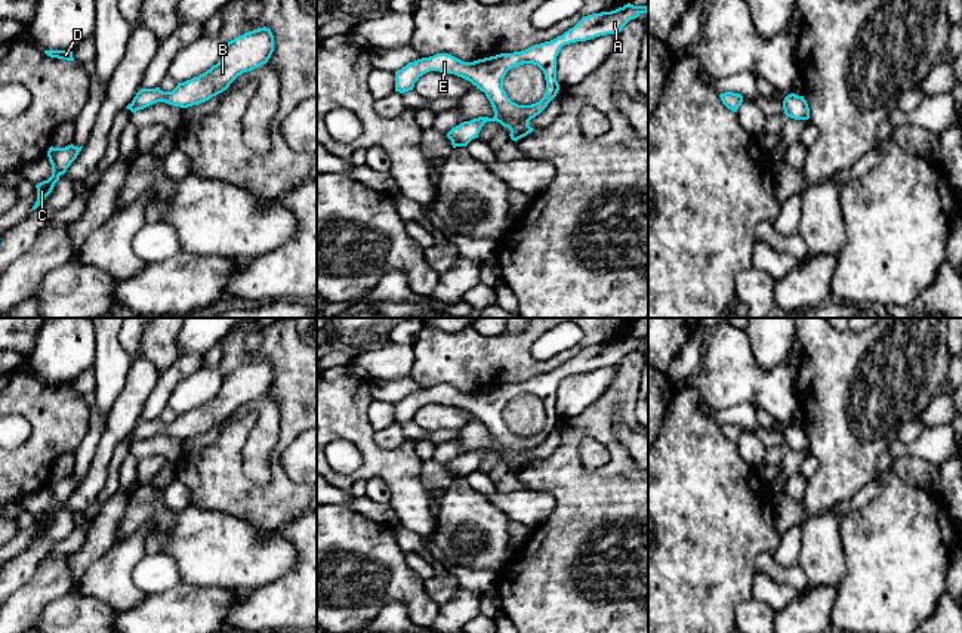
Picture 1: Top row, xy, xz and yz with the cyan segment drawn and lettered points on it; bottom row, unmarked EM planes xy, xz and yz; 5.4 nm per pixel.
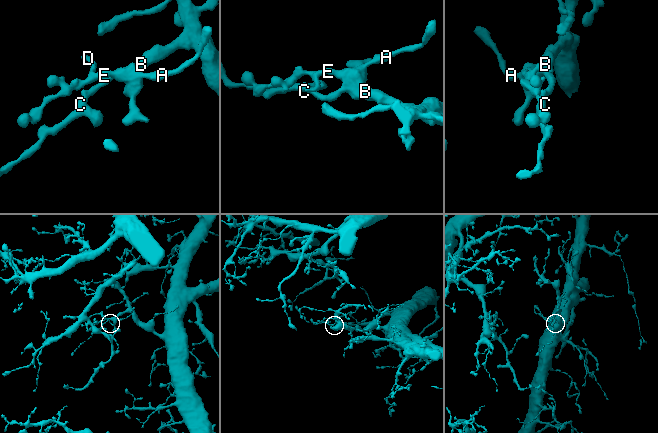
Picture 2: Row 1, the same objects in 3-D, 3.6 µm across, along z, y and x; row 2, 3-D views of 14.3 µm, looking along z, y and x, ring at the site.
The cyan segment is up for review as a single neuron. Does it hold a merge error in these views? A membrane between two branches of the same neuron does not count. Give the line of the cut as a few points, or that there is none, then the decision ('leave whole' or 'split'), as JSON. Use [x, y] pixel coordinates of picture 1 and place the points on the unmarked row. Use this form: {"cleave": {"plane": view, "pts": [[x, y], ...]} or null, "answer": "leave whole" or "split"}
{"cleave": null, "answer": "leave whole"}

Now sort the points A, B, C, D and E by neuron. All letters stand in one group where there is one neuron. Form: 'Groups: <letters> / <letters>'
Groups: A B C D E

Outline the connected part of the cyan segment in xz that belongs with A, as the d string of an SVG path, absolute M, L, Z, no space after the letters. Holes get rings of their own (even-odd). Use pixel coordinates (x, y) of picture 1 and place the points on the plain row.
M628 334L611 343L583 348L573 359L551 373L534 376L521 383L500 385L474 393L463 393L448 385L422 389L395 402L395 423L404 424L413 422L414 414L429 402L462 408L485 424L493 438L494 448L478 448L453 458L447 464L453 479L466 478L472 470L478 469L481 458L487 453L497 453L503 458L508 458L511 461L511 470L517 473L534 461L528 457L528 453L539 447L559 422L556 413L556 387L561 379L599 367L619 365L630 351L647 343L648 336L633 337ZM522 395L537 396L543 402L546 411L543 429L531 436L518 436L512 433L503 422L506 404Z

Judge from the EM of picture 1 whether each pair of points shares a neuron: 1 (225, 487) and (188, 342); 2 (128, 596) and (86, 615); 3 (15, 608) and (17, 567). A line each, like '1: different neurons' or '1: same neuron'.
1: different neurons
2: different neurons
3: different neurons

